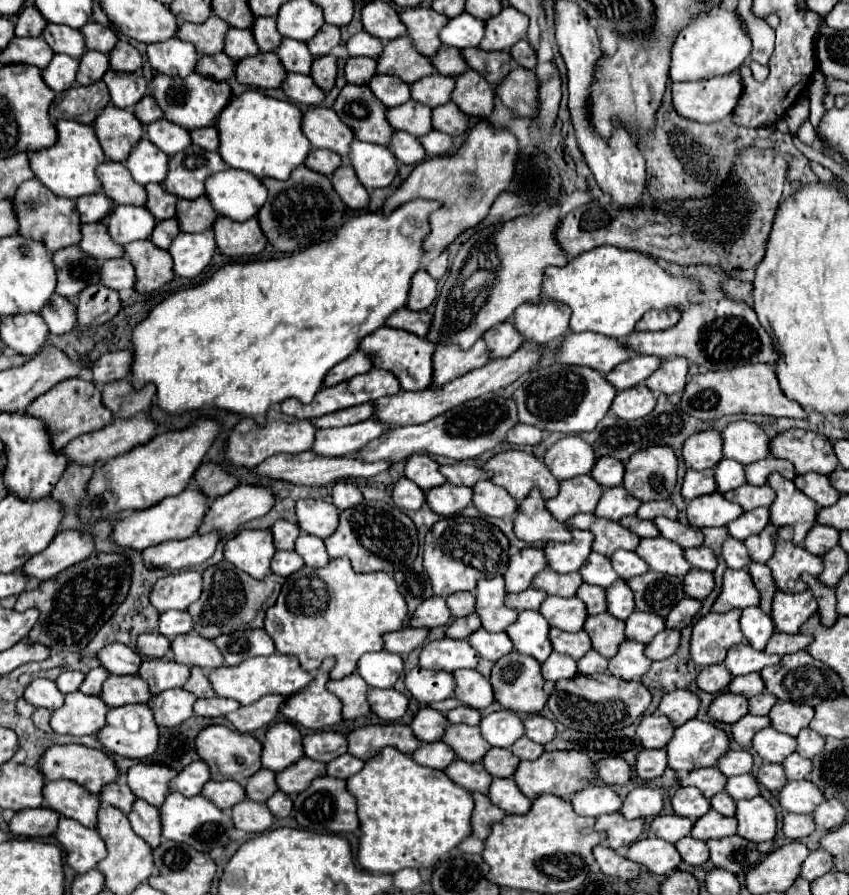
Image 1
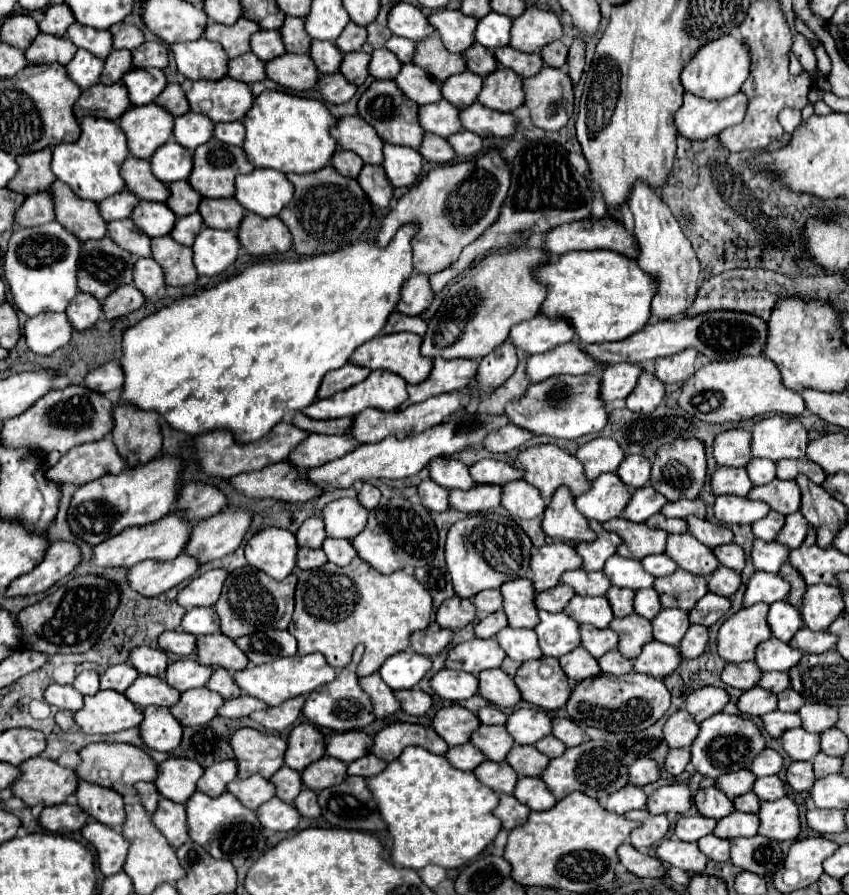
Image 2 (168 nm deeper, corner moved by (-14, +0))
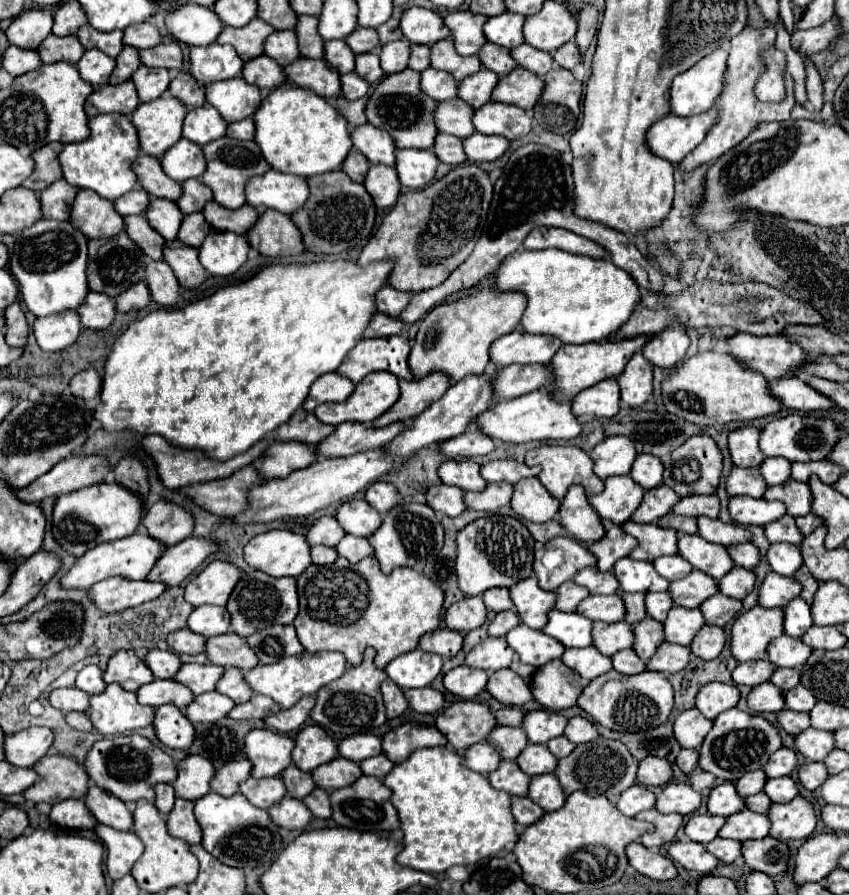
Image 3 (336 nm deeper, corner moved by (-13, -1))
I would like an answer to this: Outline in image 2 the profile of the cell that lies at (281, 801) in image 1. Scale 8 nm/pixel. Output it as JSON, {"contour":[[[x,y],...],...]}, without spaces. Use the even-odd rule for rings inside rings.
{"contour":[[[305,788],[305,790],[295,798],[293,804],[297,806],[297,810],[299,810],[301,816],[307,816],[307,818],[319,818],[319,816],[321,816],[321,808],[319,808],[319,804],[317,804],[317,792],[313,792],[313,790],[307,790],[307,788]]]}

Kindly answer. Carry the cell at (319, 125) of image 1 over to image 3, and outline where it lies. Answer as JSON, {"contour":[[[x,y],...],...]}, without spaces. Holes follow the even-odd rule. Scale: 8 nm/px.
{"contour":[[[364,123],[350,133],[354,147],[374,165],[394,165],[394,141],[386,131]]]}

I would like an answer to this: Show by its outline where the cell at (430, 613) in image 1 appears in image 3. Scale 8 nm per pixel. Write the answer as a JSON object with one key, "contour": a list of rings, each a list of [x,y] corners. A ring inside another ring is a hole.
{"contour":[[[464,597],[462,601],[450,605],[444,621],[448,629],[460,633],[468,633],[480,627],[486,621],[486,607],[482,603],[482,597]]]}

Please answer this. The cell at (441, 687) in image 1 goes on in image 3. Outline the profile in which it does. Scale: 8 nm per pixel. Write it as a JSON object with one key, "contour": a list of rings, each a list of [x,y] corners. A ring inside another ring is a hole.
{"contour":[[[466,665],[456,667],[444,675],[444,687],[452,695],[458,695],[462,699],[472,699],[476,697],[488,681],[488,673],[482,669],[470,669]]]}

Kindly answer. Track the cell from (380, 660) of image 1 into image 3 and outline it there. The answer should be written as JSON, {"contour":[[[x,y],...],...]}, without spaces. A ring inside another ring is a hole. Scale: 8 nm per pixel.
{"contour":[[[414,649],[390,661],[384,671],[400,689],[418,689],[428,687],[440,673],[440,669],[442,657],[438,657],[436,653],[424,653],[420,649]]]}

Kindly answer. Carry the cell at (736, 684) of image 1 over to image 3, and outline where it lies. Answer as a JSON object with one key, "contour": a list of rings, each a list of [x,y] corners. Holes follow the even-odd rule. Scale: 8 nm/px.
{"contour":[[[776,669],[774,675],[770,677],[770,681],[776,687],[788,691],[788,689],[792,689],[792,687],[796,687],[800,683],[800,671],[798,669]]]}

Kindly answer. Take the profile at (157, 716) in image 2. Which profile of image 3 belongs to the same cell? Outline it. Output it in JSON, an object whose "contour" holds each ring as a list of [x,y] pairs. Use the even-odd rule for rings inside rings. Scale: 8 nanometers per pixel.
{"contour":[[[162,705],[154,717],[156,737],[172,749],[188,749],[194,741],[194,725],[174,705]]]}

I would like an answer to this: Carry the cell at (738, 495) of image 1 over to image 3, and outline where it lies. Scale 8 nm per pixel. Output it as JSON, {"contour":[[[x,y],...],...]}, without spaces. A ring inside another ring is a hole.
{"contour":[[[788,479],[786,483],[776,487],[768,487],[764,499],[782,501],[786,505],[786,513],[792,517],[810,513],[810,489],[806,483],[798,483],[794,479]]]}

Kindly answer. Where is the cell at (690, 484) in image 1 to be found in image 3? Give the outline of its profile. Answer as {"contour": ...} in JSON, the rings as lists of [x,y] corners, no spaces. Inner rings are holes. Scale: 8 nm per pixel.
{"contour":[[[734,467],[726,479],[726,493],[732,495],[748,495],[748,497],[762,497],[764,489],[768,485],[764,483],[758,469],[744,469]]]}

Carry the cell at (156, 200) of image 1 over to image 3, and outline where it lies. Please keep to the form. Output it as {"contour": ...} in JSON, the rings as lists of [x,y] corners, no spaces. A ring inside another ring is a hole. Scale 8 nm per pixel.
{"contour":[[[186,179],[182,183],[182,197],[176,201],[184,215],[202,211],[204,205],[212,199],[212,191],[200,183],[200,179]]]}

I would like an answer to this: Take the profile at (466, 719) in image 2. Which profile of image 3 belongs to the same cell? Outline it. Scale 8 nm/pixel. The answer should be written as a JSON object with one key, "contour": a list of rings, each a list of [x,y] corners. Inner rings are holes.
{"contour":[[[458,701],[436,717],[438,731],[446,735],[448,743],[452,743],[456,751],[484,741],[494,725],[496,719],[488,705],[474,701]]]}

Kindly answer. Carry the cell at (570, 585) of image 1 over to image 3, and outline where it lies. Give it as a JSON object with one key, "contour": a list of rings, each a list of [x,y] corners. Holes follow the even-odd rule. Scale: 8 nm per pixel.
{"contour":[[[586,567],[574,575],[574,583],[586,587],[592,595],[612,595],[618,591],[618,581],[612,573],[602,573],[596,567]]]}

